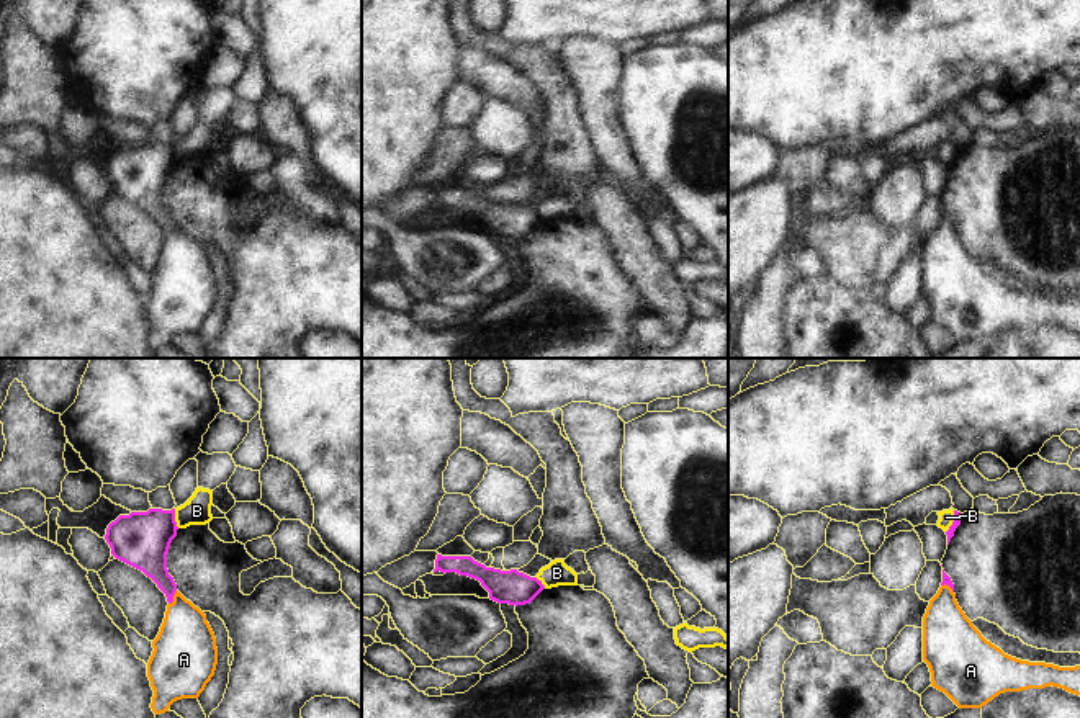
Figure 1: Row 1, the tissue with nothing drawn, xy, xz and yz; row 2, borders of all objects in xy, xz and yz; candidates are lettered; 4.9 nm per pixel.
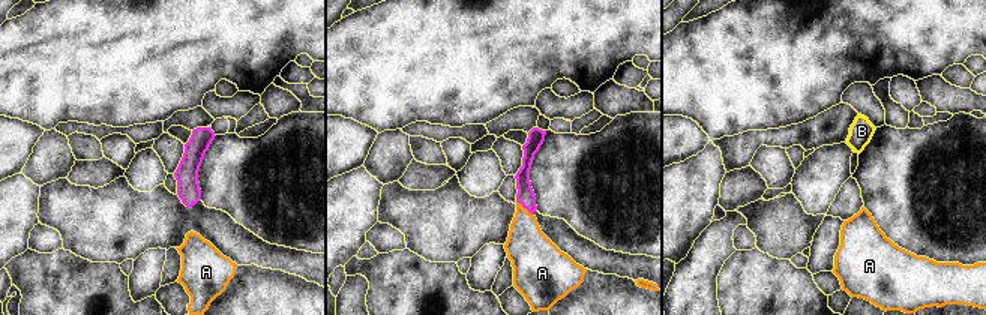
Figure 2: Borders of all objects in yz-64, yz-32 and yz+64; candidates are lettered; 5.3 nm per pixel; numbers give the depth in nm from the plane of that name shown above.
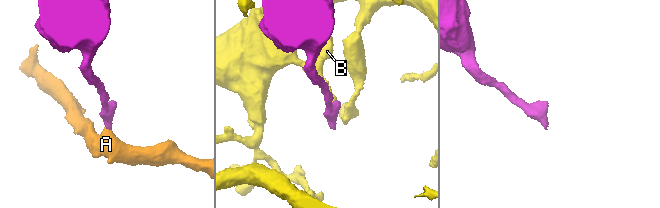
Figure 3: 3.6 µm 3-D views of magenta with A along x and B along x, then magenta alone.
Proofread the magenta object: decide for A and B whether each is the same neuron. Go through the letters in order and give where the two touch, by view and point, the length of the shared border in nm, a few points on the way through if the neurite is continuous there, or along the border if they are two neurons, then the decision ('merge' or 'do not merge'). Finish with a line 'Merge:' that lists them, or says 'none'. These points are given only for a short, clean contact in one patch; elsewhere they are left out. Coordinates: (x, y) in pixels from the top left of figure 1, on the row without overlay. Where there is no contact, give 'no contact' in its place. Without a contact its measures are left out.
A: contact xy (172, 231); length 80 nm; way xy (148, 187), (172, 231), (185, 259), (185, 280); merge
B: contact yz (953, 156); length 120 nm; border yz (954, 144), (954, 154), (946, 166); do not merge
Merge: A

